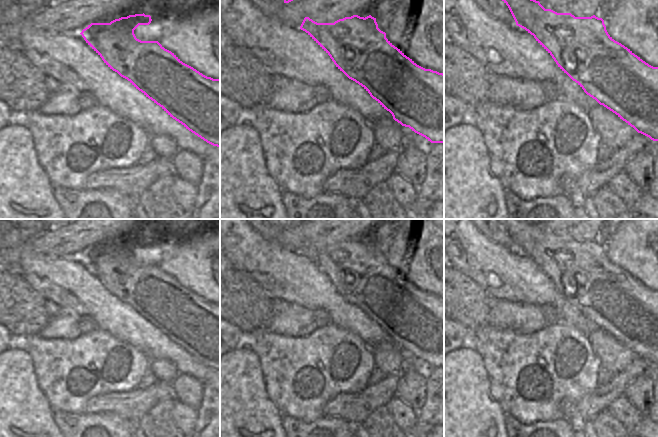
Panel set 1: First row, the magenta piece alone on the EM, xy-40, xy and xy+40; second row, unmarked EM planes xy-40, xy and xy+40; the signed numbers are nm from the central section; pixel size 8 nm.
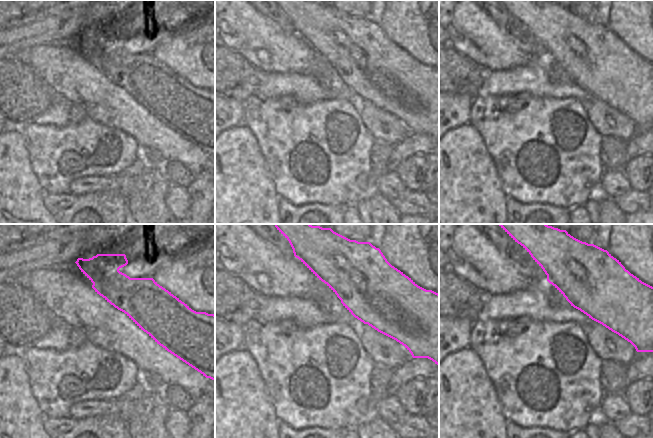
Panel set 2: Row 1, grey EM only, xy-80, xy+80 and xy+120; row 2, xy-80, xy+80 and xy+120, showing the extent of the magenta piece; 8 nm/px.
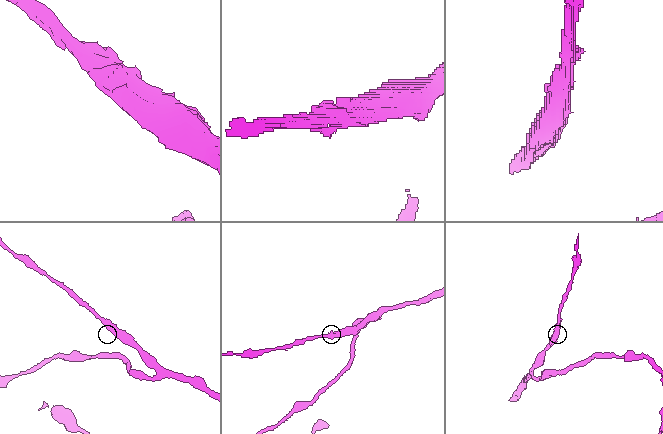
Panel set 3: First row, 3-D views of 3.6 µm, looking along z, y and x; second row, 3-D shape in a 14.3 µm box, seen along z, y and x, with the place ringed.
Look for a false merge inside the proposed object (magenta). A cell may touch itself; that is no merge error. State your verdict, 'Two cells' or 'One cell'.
One cell

